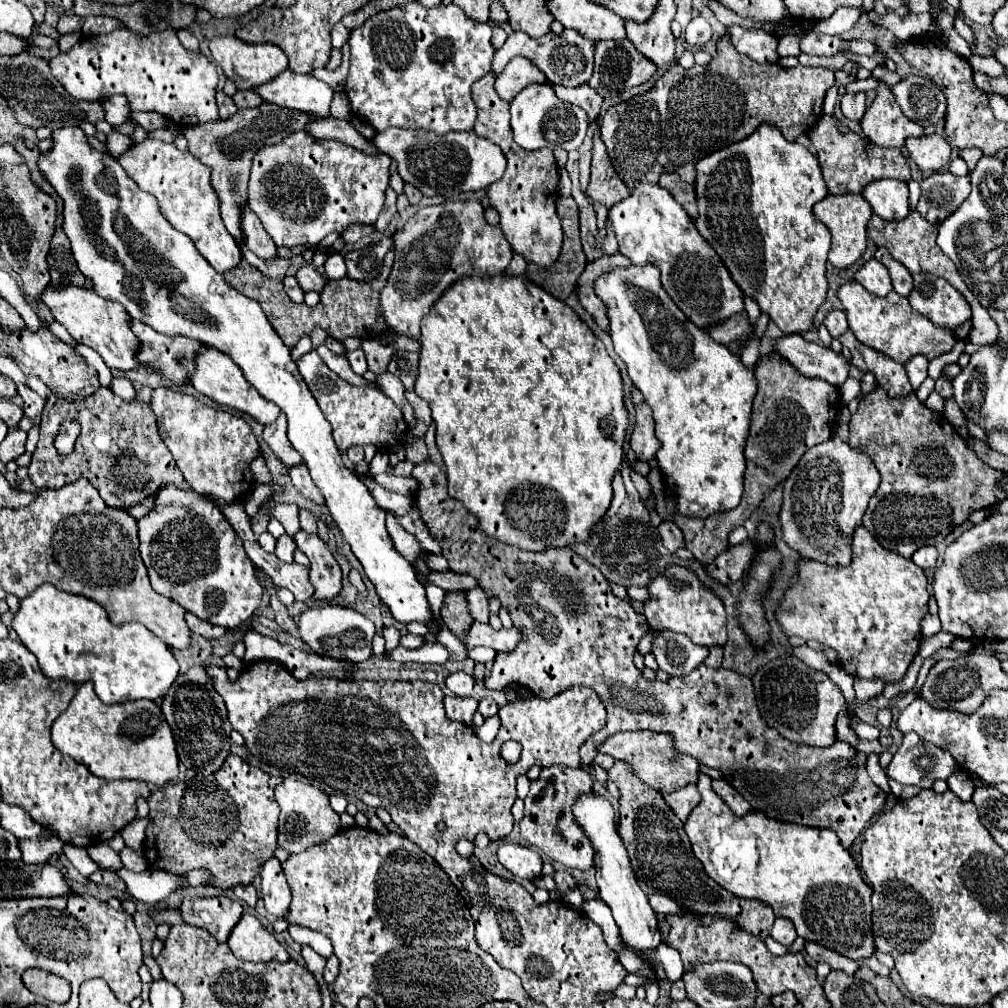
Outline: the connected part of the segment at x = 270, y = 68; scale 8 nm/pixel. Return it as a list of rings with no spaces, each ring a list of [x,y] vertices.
[[[215,36],[209,44],[209,50],[215,62],[223,68],[225,76],[235,82],[237,90],[249,90],[265,82],[271,82],[277,74],[287,70],[285,52],[273,44],[245,44],[235,36]]]

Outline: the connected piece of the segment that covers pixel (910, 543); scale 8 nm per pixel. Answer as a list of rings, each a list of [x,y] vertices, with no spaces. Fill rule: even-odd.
[[[877,386],[875,392],[865,394],[859,402],[859,410],[849,422],[849,446],[867,452],[881,474],[881,484],[863,516],[863,526],[873,534],[873,538],[877,538],[881,546],[905,558],[911,558],[911,554],[921,546],[943,540],[953,528],[967,522],[969,514],[975,510],[995,506],[1007,498],[1005,490],[1001,488],[1003,472],[981,462],[981,458],[977,458],[977,454],[965,444],[949,420],[921,404],[915,394],[891,398],[885,394],[885,390],[881,390],[881,386]]]

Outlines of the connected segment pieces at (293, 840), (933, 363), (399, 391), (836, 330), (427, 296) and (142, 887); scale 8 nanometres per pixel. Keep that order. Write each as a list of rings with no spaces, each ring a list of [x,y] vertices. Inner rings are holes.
[[[287,778],[283,784],[279,784],[275,788],[275,800],[277,800],[279,808],[281,808],[277,844],[279,844],[279,848],[283,848],[283,850],[287,850],[291,854],[303,852],[305,848],[309,848],[309,846],[313,846],[317,842],[325,842],[325,840],[329,840],[333,834],[337,834],[341,830],[339,814],[331,810],[327,794],[321,792],[319,788],[311,786],[311,784],[303,784],[299,780]]]
[[[967,336],[961,342],[955,344],[951,352],[930,360],[928,364],[928,376],[934,380],[940,378],[942,376],[942,370],[946,365],[958,362],[959,356],[964,352],[965,346],[969,342],[969,337]]]
[[[381,372],[381,374],[375,374],[377,376],[377,386],[379,386],[379,390],[387,396],[387,398],[391,398],[401,410],[403,410],[403,414],[405,414],[405,420],[409,422],[409,428],[413,428],[415,426],[415,416],[413,416],[413,408],[409,406],[409,402],[407,402],[407,398],[405,398],[405,388],[403,388],[403,384],[401,384],[401,380],[395,376],[395,374],[391,374],[391,372]]]
[[[831,310],[823,322],[827,326],[827,330],[831,332],[833,338],[839,338],[849,326],[847,326],[847,318],[845,318],[845,312],[843,310]]]
[[[477,200],[445,202],[417,210],[401,230],[393,232],[395,264],[389,282],[381,290],[381,306],[387,318],[387,332],[379,342],[393,344],[393,336],[407,334],[417,338],[419,326],[441,294],[463,276],[501,274],[513,256],[513,250],[497,226],[489,226]]]
[[[123,868],[116,873],[127,882],[129,894],[135,900],[141,900],[141,902],[147,902],[147,904],[161,902],[171,892],[175,892],[177,886],[179,886],[177,878],[173,878],[173,874],[163,874],[161,870],[159,872],[145,870],[141,874],[135,874],[135,872],[129,872],[129,870]]]

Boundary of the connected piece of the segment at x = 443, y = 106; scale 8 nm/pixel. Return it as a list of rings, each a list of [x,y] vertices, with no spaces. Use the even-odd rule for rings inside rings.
[[[409,2],[377,12],[363,24],[363,30],[361,26],[355,28],[349,38],[351,68],[345,94],[351,100],[353,112],[367,118],[375,130],[385,130],[391,126],[423,128],[439,134],[451,130],[473,130],[477,108],[471,98],[471,84],[491,70],[495,50],[489,38],[491,26],[467,18],[455,4],[425,8],[419,2]]]

